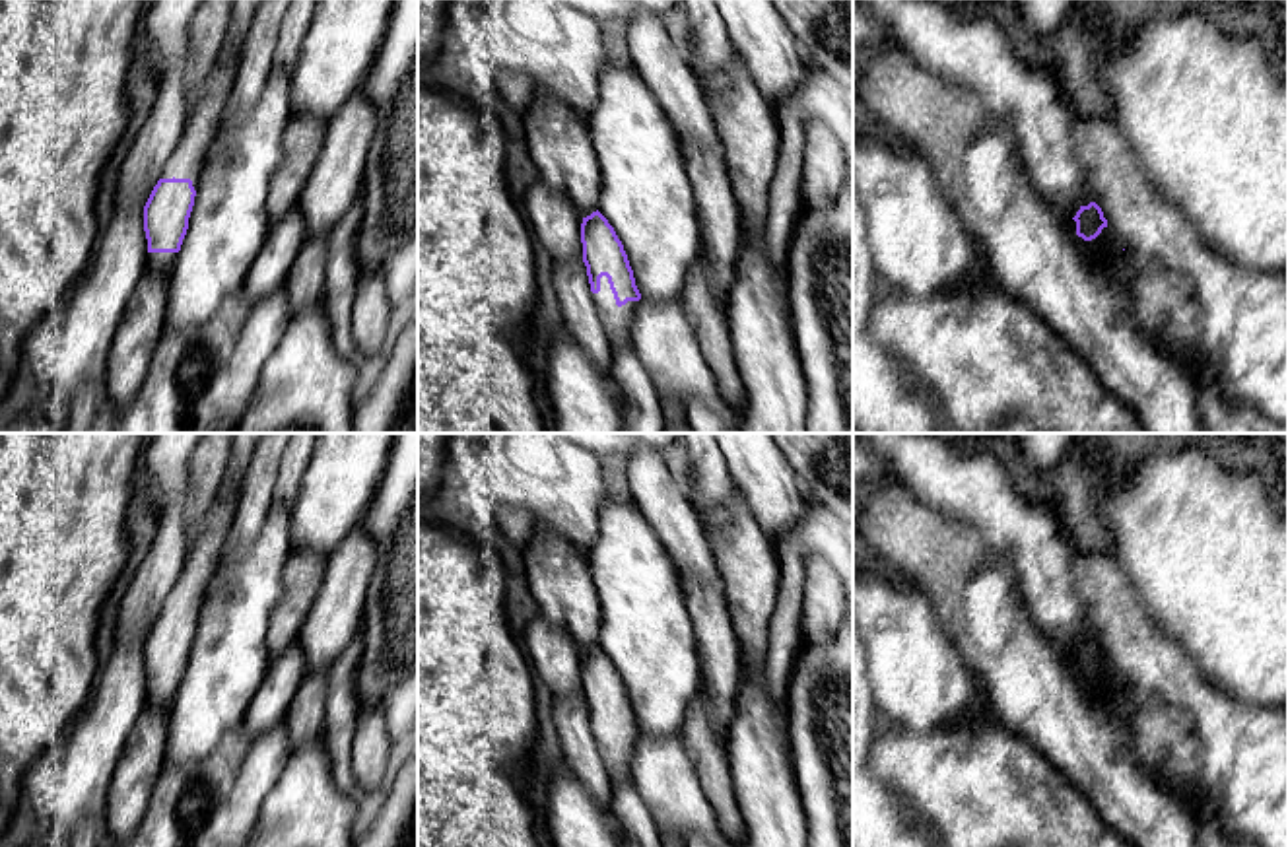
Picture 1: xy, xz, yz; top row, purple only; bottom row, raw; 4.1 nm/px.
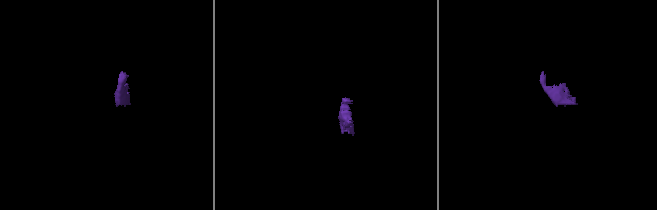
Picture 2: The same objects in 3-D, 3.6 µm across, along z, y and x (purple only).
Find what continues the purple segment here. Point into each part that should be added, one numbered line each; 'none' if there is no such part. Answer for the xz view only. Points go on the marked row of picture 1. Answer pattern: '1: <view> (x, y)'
1: xz (614, 319)

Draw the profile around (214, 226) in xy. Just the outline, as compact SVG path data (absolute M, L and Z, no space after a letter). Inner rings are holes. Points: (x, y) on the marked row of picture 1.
M272 64L253 113L231 132L225 153L202 169L188 229L167 274L165 328L186 330L206 324L221 301L241 291L253 260L258 256L270 220L264 200L284 157L284 130L291 119L291 76Z

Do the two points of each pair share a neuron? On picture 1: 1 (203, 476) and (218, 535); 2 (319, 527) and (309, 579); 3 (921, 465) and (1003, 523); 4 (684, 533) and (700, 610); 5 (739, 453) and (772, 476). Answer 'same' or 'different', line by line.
1: different
2: different
3: same
4: same
5: same

